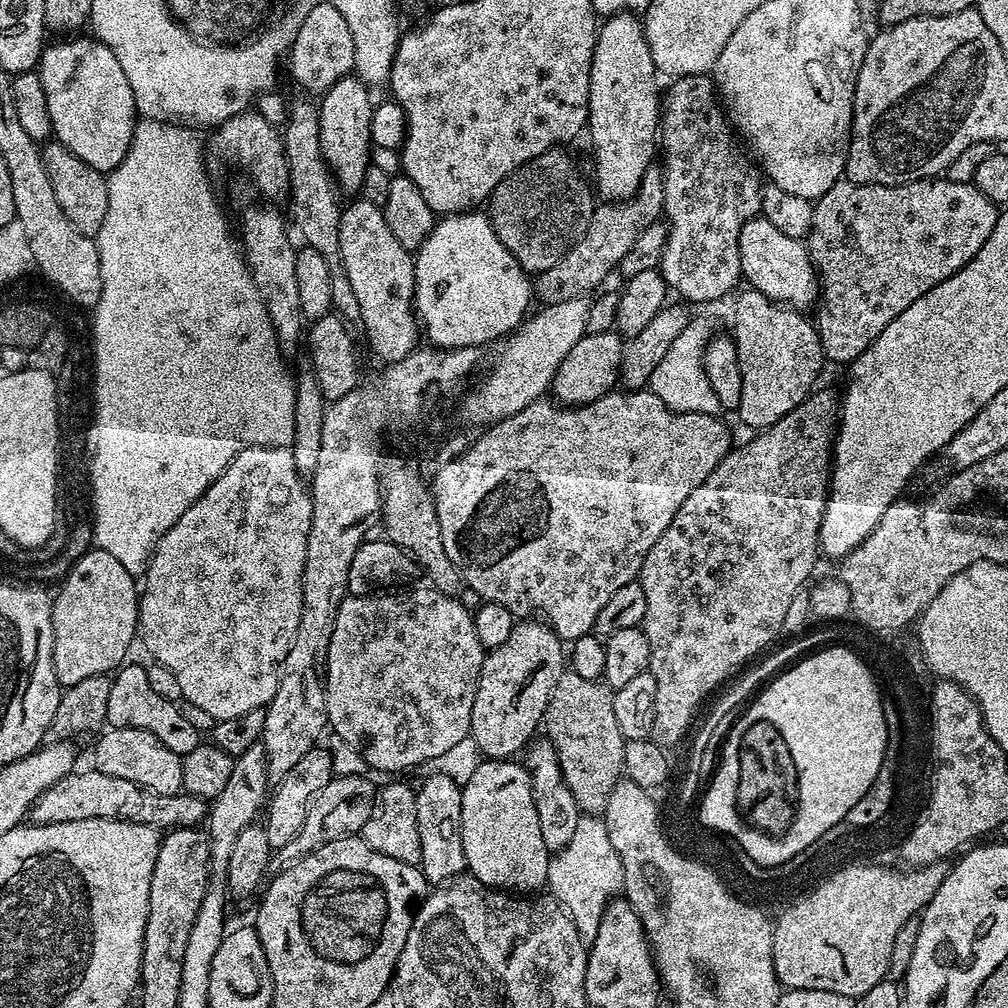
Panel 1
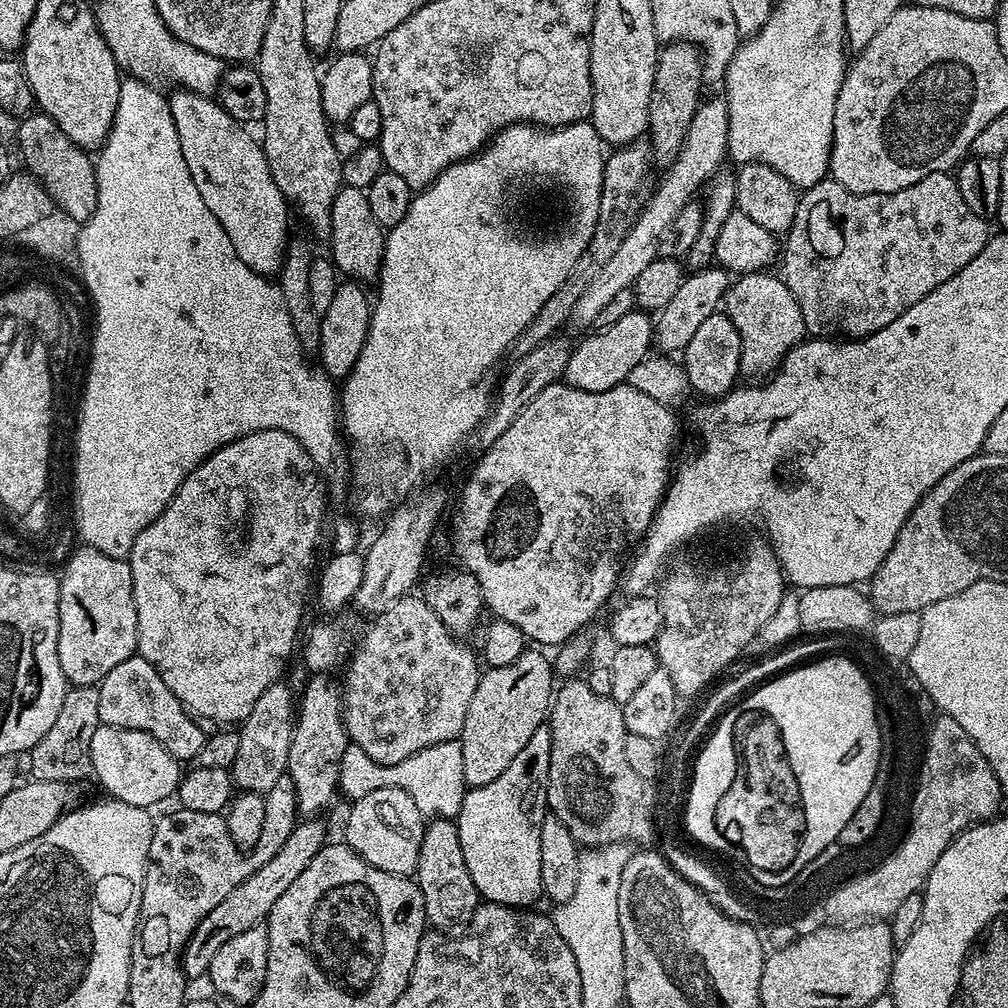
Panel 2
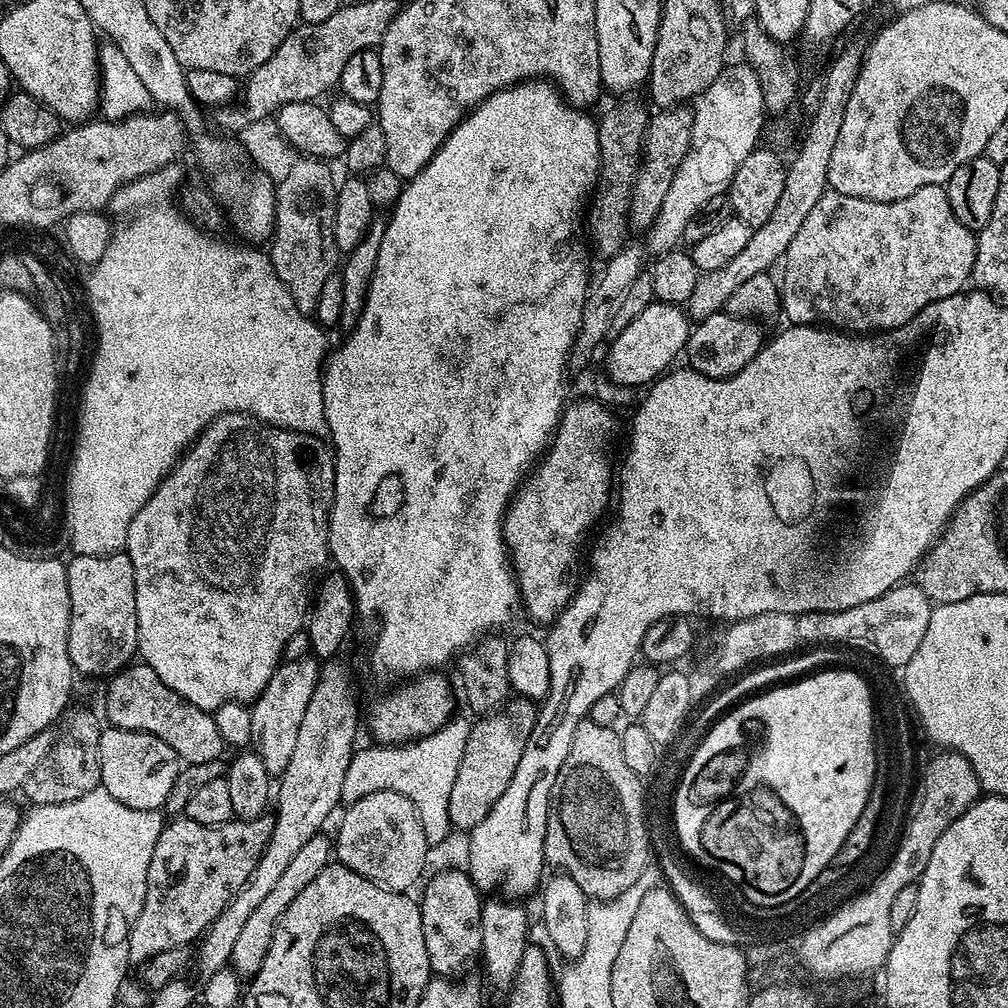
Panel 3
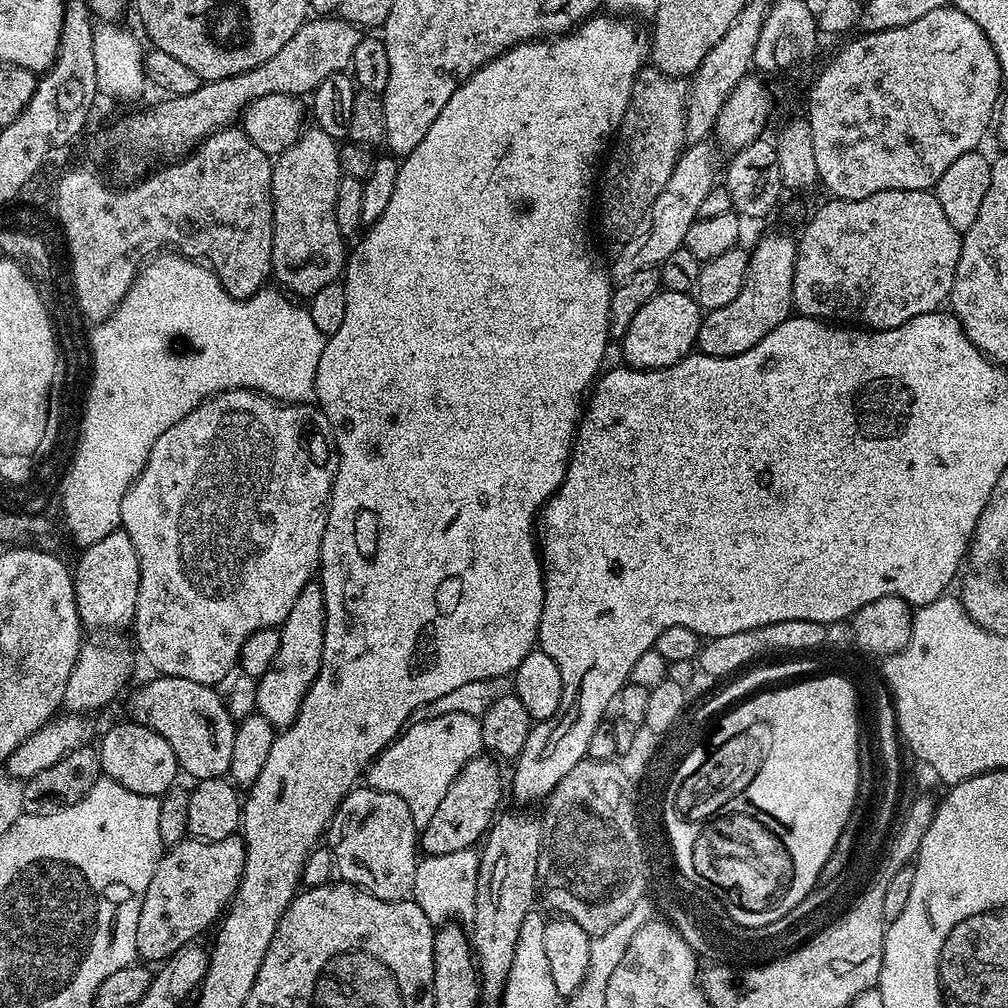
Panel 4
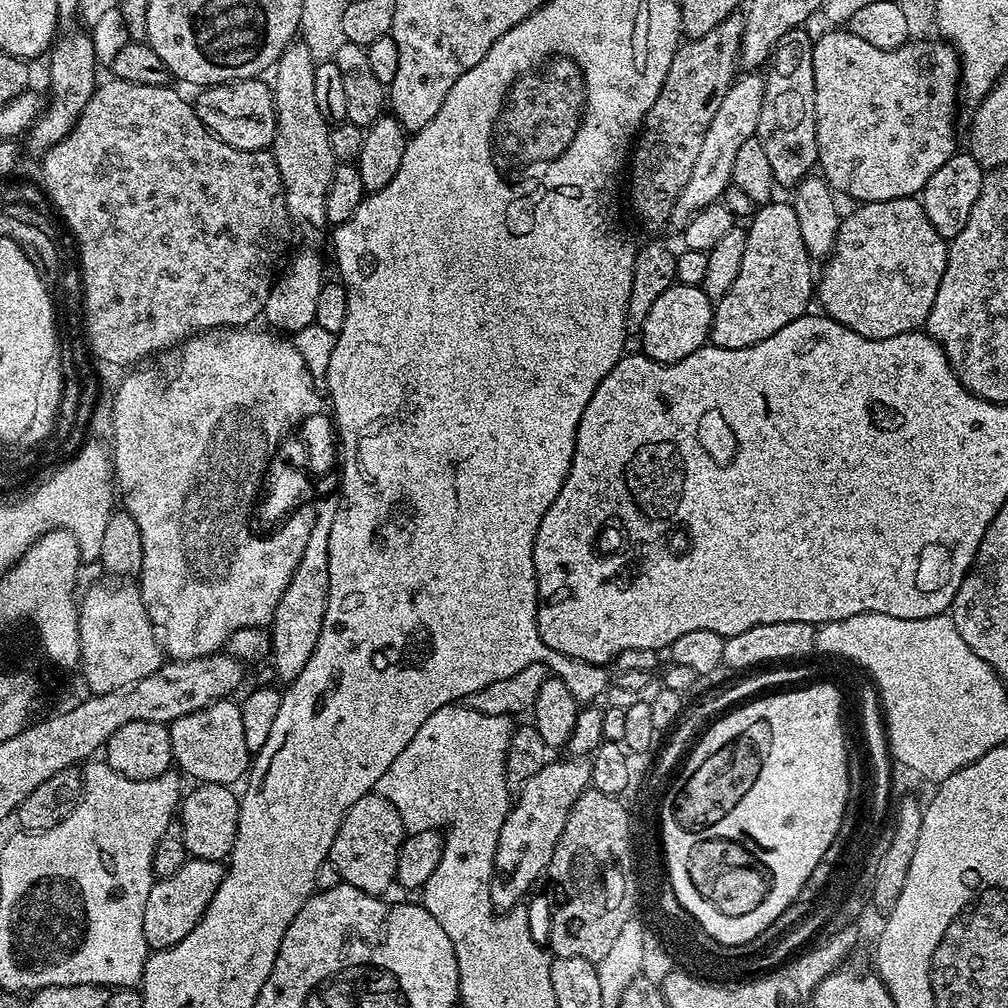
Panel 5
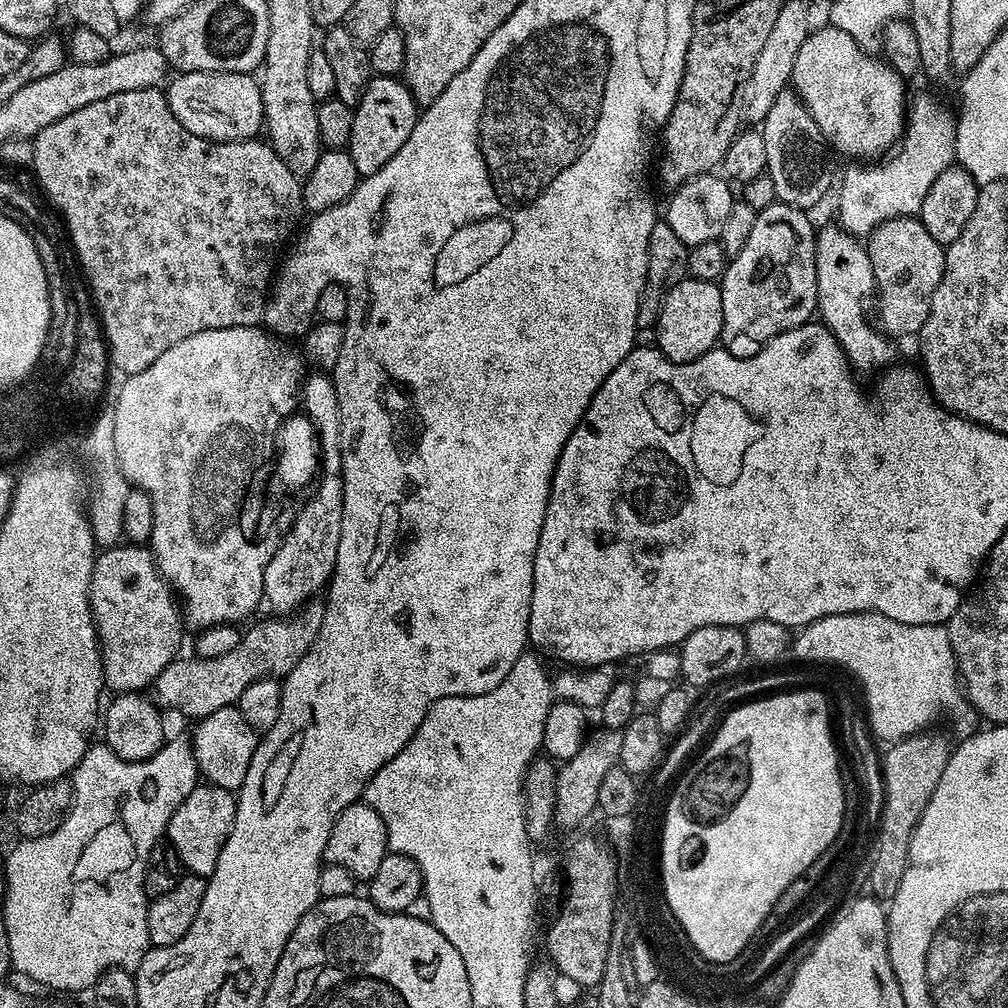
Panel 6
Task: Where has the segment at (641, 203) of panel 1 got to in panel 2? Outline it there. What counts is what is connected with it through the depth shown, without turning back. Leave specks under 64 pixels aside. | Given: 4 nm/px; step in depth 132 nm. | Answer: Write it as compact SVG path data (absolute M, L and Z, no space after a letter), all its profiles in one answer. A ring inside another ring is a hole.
M665 43L659 49L656 57L654 86L650 94L650 118L648 119L652 158L657 165L669 166L678 158L686 142L690 122L694 122L694 114L700 109L702 103L700 91L705 91L705 88L704 57L700 48L694 44Z

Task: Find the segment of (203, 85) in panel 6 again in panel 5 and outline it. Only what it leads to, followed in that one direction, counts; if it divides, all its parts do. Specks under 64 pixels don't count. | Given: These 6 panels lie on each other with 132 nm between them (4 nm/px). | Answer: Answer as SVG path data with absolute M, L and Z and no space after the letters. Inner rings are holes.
M253 78L251 80L233 80L230 84L213 84L199 93L200 97L194 100L194 107L198 118L207 126L214 135L222 142L226 142L226 146L234 146L238 150L250 150L251 152L262 152L271 149L272 139L276 133L276 107L274 106L274 98L272 97L272 89L267 83L263 84L263 79Z

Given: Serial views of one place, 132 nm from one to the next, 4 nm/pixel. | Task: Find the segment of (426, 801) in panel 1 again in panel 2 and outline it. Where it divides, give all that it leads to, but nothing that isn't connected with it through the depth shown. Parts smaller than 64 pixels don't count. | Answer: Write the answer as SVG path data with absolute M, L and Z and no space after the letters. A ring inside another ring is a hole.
M436 818L425 827L414 879L422 890L428 924L433 929L452 930L455 924L467 925L476 913L482 897L470 878L470 870L466 870L466 858L462 858L462 842L458 838L455 819Z

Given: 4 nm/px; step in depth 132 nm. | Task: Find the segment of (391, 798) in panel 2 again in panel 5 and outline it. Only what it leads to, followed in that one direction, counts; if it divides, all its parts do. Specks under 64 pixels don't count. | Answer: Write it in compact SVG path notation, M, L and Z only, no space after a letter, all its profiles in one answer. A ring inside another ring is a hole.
M369 794L358 798L354 806L342 818L338 834L328 860L338 870L341 881L371 896L383 897L388 887L393 887L398 866L398 854L404 844L404 823L398 818L398 810L386 798Z

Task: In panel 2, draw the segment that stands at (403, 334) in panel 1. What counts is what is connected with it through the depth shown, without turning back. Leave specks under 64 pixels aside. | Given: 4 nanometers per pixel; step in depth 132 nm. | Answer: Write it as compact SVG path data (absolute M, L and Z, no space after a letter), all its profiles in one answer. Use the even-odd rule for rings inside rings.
M344 186L333 200L332 253L330 259L345 277L356 282L375 281L380 274L380 263L384 260L385 229L370 214L370 202L365 189Z

